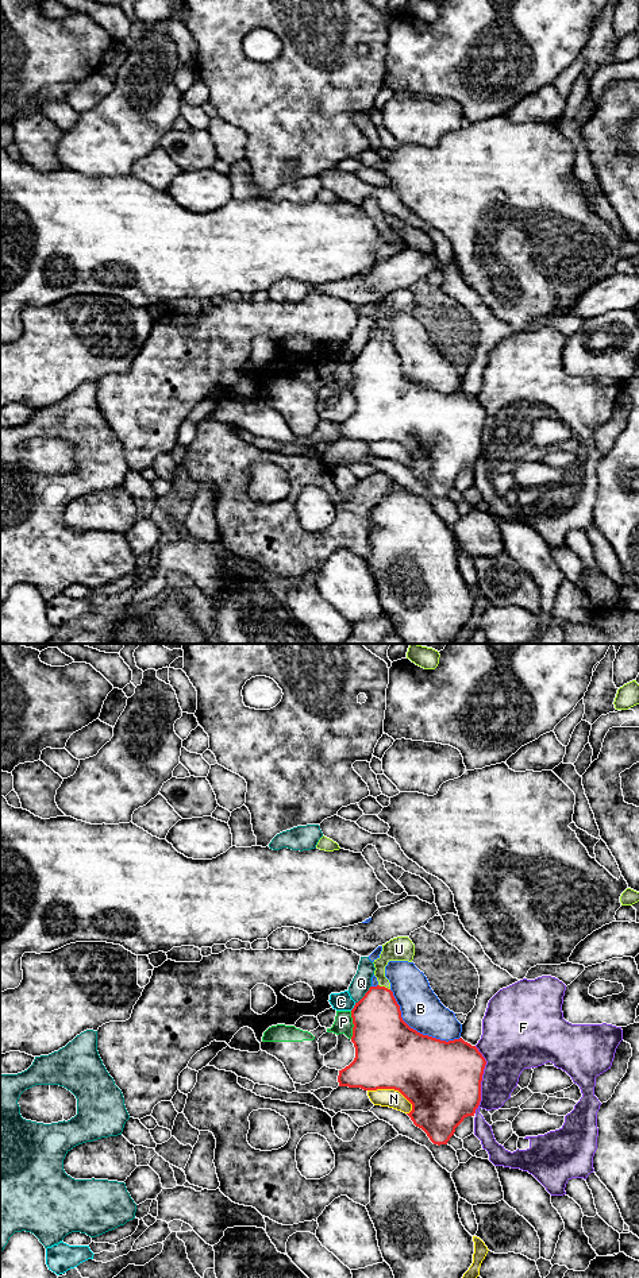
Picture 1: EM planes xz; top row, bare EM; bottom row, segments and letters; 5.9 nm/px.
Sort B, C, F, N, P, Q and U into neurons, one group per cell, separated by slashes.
B / C / F / N / P / Q / U

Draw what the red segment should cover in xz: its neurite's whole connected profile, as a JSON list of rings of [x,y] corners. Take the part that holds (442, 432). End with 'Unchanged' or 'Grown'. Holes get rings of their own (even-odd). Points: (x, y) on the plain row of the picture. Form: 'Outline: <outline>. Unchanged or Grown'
Outline: [[[397,289],[382,297],[380,309],[373,314],[378,337],[370,339],[351,362],[354,377],[351,394],[355,399],[355,410],[349,418],[339,422],[338,435],[339,439],[361,440],[363,443],[399,443],[412,456],[412,463],[407,467],[413,476],[421,480],[434,497],[440,498],[447,497],[465,470],[474,468],[481,453],[481,433],[486,413],[476,398],[462,390],[449,394],[440,393],[417,385],[403,372],[400,358],[390,343],[389,332],[385,329],[385,318],[389,313],[412,314],[413,308],[415,297],[408,289]]]. Grown

